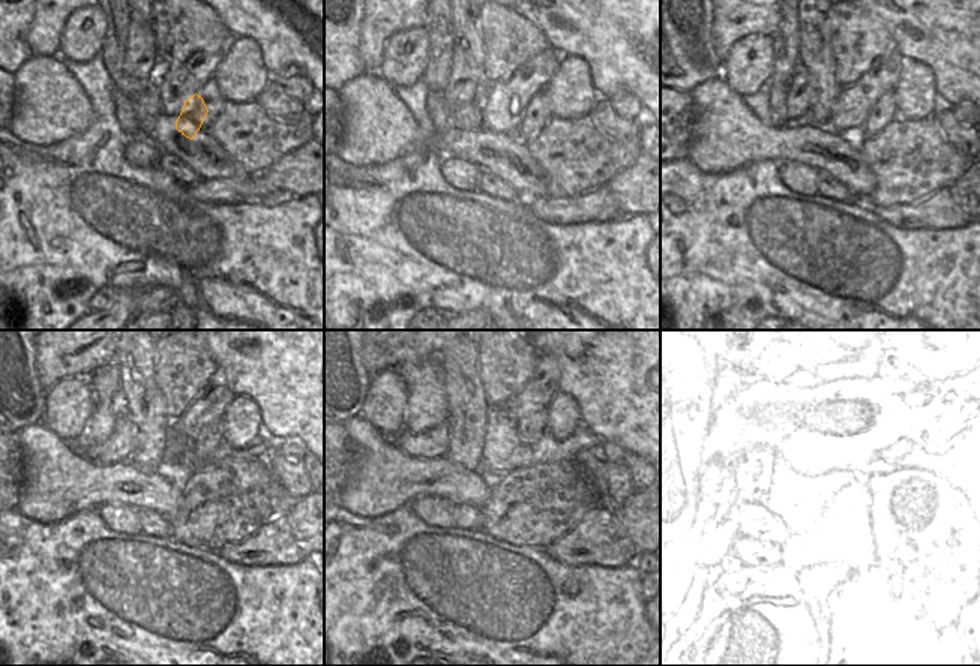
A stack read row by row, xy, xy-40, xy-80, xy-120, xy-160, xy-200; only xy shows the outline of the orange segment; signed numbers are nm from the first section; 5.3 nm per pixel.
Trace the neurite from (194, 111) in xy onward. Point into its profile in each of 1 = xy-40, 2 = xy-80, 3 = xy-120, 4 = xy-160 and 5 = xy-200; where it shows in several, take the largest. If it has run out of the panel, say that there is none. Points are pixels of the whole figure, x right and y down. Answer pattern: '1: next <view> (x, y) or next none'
1: next xy-40 (536, 114)
2: next xy-80 (883, 111)
3: next xy-120 (209, 440)
4: next xy-160 (532, 429)
5: next xy-200 (872, 425)

